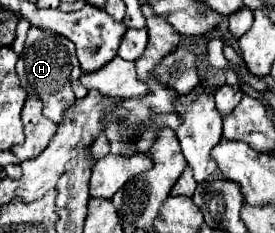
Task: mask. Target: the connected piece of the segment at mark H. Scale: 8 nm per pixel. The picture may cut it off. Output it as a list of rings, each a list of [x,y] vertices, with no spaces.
[[[31,27],[25,49],[17,61],[17,75],[27,95],[35,95],[43,101],[43,115],[49,117],[55,125],[61,125],[61,121],[65,121],[65,111],[75,101],[71,81],[81,77],[81,67],[75,57],[75,45],[57,33]]]

